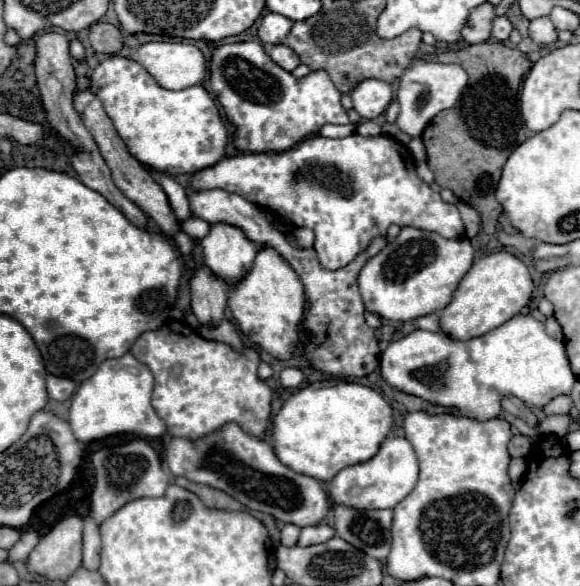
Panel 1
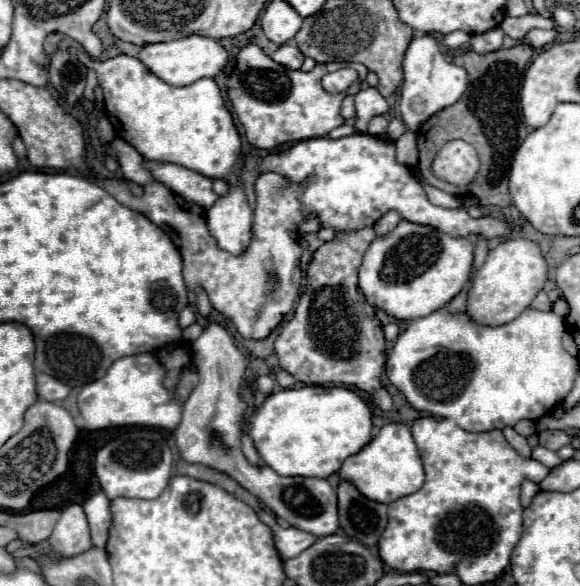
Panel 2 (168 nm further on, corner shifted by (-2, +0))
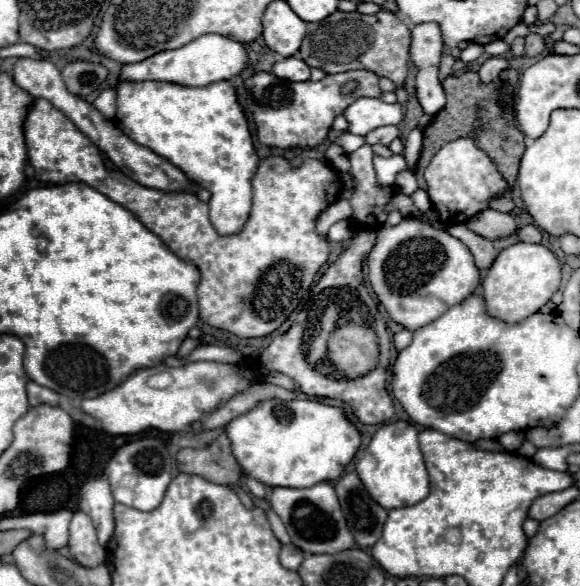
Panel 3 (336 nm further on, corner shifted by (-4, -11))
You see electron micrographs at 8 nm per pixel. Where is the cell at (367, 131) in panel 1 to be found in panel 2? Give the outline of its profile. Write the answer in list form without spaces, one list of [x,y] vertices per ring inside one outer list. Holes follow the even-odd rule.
[[[378,115],[378,117],[374,117],[374,119],[370,121],[368,133],[370,133],[370,135],[374,135],[374,137],[380,137],[380,135],[384,135],[384,133],[386,133],[386,127],[388,127],[388,119],[386,119],[386,117],[382,117],[382,115]]]

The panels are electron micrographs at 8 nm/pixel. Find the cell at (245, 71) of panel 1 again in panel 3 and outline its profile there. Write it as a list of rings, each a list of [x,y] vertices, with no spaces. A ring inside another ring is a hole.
[[[354,70],[344,74],[326,74],[318,82],[290,82],[282,80],[270,72],[256,72],[248,80],[244,80],[246,90],[252,94],[252,114],[256,124],[256,138],[260,144],[270,148],[316,148],[322,144],[332,128],[332,122],[338,114],[342,114],[354,100],[360,96],[382,94],[378,86],[378,76],[368,70]],[[346,80],[356,80],[358,88],[342,96],[340,86]]]

